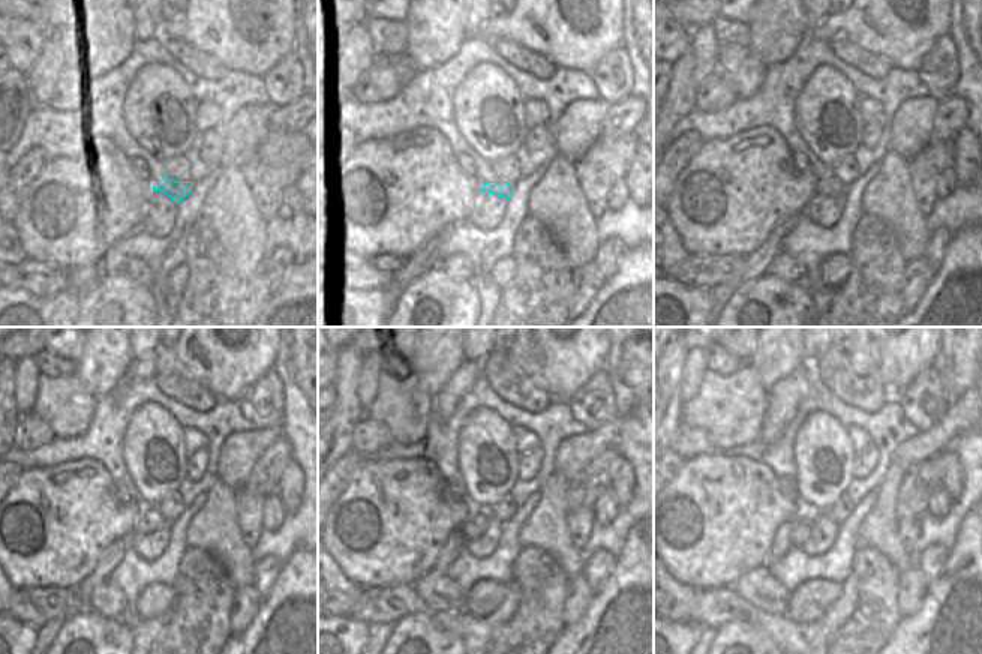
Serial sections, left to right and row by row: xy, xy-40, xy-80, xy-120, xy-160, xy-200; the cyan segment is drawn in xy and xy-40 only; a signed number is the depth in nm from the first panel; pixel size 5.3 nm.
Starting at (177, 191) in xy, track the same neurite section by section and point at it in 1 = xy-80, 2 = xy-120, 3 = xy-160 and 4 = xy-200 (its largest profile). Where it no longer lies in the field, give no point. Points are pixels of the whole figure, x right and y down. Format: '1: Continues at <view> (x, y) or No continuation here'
1: Continues at xy-80 (831, 186)
2: Continues at xy-120 (150, 519)
3: Continues at xy-160 (480, 519)
4: Continues at xy-200 (802, 530)

